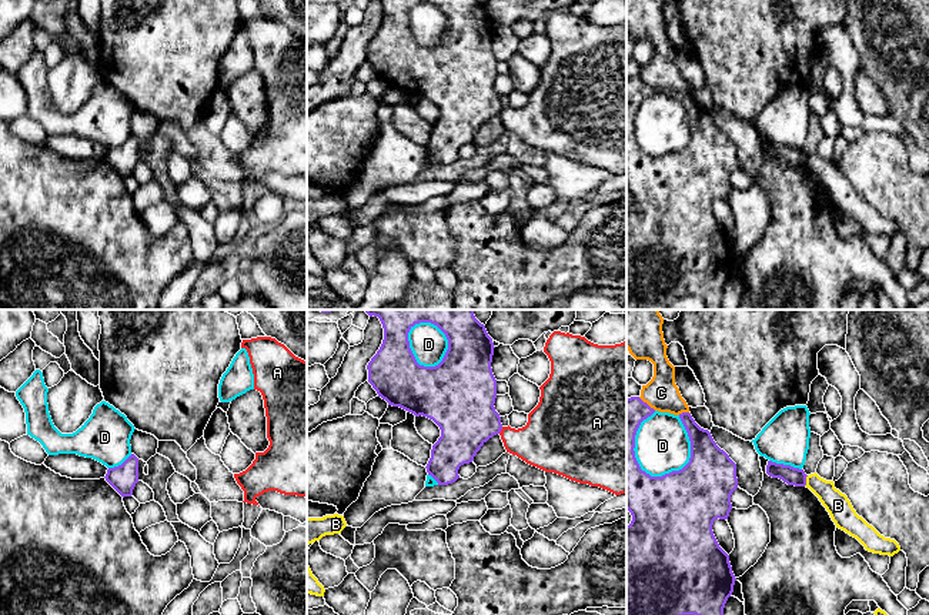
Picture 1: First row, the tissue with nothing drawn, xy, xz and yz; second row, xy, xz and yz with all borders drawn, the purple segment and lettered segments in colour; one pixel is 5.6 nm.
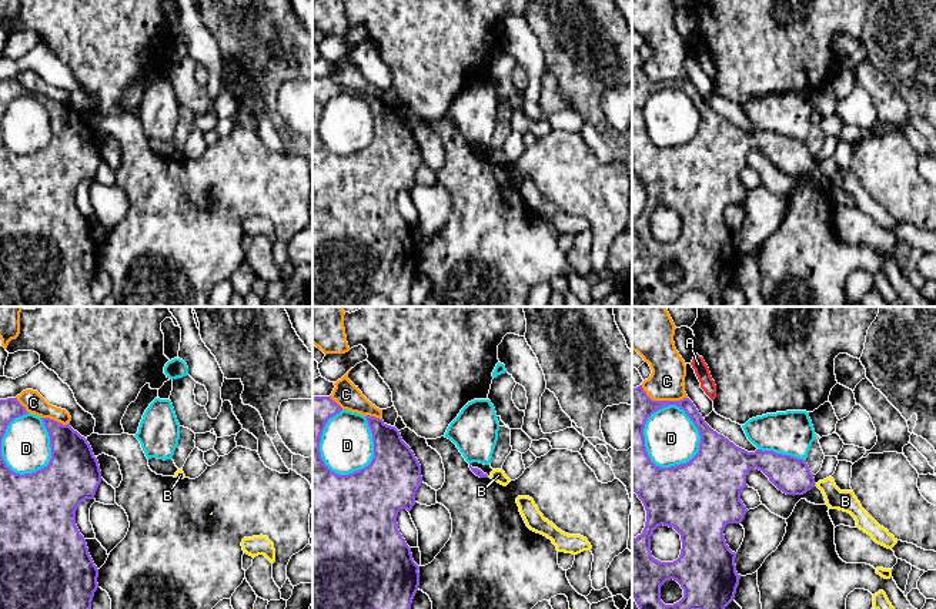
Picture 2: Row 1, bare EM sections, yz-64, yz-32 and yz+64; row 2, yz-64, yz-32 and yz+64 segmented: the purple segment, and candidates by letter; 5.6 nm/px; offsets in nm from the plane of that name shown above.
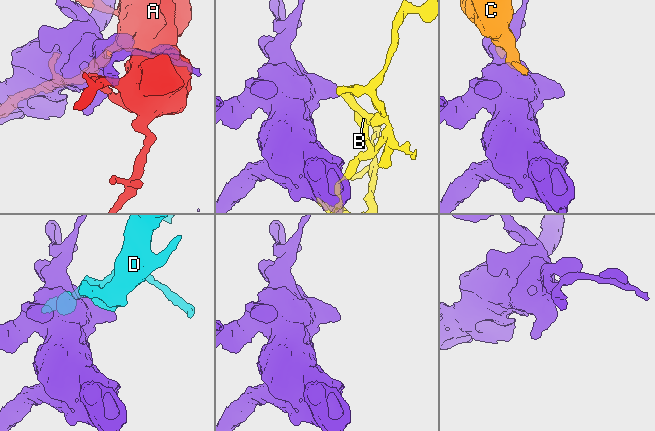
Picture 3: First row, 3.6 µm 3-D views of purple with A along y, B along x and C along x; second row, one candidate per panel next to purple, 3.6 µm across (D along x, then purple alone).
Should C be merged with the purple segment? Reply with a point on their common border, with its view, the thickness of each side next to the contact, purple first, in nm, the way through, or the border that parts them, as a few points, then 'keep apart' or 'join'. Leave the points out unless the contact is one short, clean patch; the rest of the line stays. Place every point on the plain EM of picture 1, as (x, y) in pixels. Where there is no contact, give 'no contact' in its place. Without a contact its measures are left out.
meets purple in yz at (684, 93); 160 nm thick on the purple side, 190 nm on the other; keep apart

